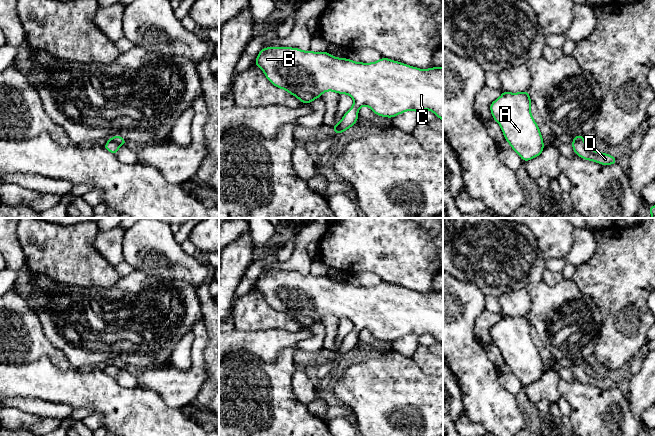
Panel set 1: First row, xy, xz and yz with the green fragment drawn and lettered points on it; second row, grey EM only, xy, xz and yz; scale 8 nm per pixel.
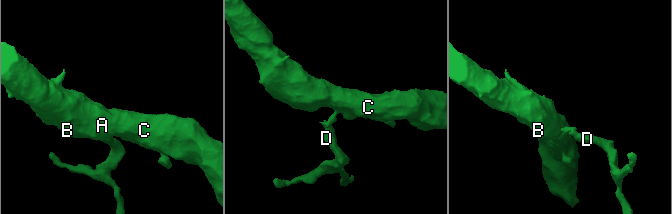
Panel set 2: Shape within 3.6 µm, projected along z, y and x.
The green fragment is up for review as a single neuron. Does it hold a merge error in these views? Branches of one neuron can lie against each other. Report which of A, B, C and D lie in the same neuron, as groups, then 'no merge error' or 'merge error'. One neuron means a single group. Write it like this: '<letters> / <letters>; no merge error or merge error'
A B C / D; merge error

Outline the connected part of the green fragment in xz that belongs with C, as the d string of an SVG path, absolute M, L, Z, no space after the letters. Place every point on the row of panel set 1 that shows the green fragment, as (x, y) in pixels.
M274 46L262 48L255 65L263 70L271 84L297 97L302 104L310 104L327 91L350 95L354 104L338 123L341 133L355 125L358 111L363 106L388 118L406 111L430 110L443 121L443 67L419 69L385 57L376 62L362 63L331 56L328 51Z

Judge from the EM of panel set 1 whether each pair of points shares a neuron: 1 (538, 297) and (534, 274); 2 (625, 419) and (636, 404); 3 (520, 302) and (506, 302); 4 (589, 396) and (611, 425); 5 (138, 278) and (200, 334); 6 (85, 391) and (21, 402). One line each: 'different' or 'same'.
1: different
2: different
3: same
4: same
5: different
6: different

